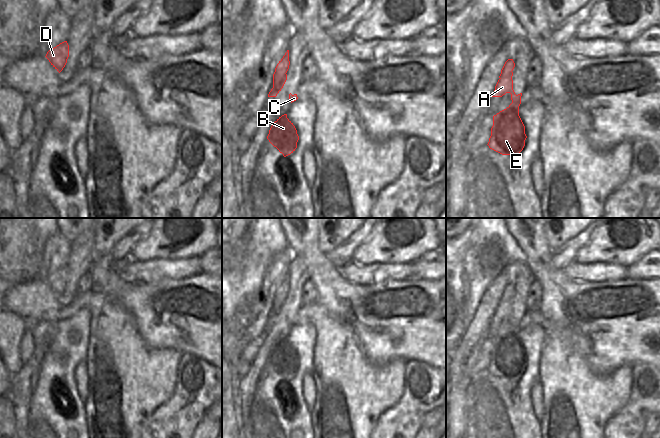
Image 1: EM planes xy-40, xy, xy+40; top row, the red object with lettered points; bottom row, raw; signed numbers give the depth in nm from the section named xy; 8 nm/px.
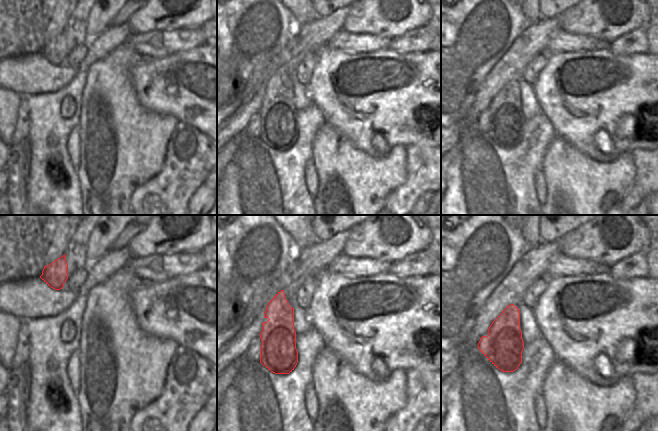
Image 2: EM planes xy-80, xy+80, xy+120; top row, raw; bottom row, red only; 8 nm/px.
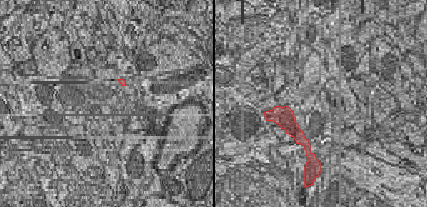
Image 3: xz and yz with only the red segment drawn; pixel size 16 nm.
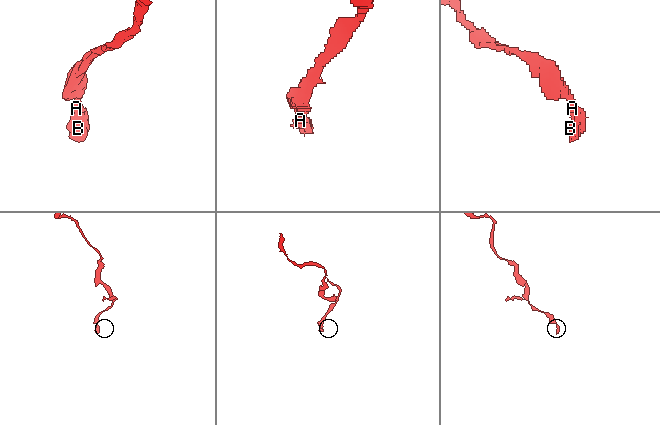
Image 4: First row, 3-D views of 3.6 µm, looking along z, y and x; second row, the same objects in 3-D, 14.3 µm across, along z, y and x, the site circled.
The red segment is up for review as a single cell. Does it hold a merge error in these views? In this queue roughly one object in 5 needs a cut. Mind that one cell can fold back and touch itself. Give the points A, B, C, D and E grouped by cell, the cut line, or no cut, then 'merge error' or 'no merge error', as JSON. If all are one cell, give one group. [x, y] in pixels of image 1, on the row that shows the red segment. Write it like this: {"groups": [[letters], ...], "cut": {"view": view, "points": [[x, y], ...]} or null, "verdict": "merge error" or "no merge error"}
{"groups": [["A", "B", "C", "D", "E"]], "cut": null, "verdict": "no merge error"}

